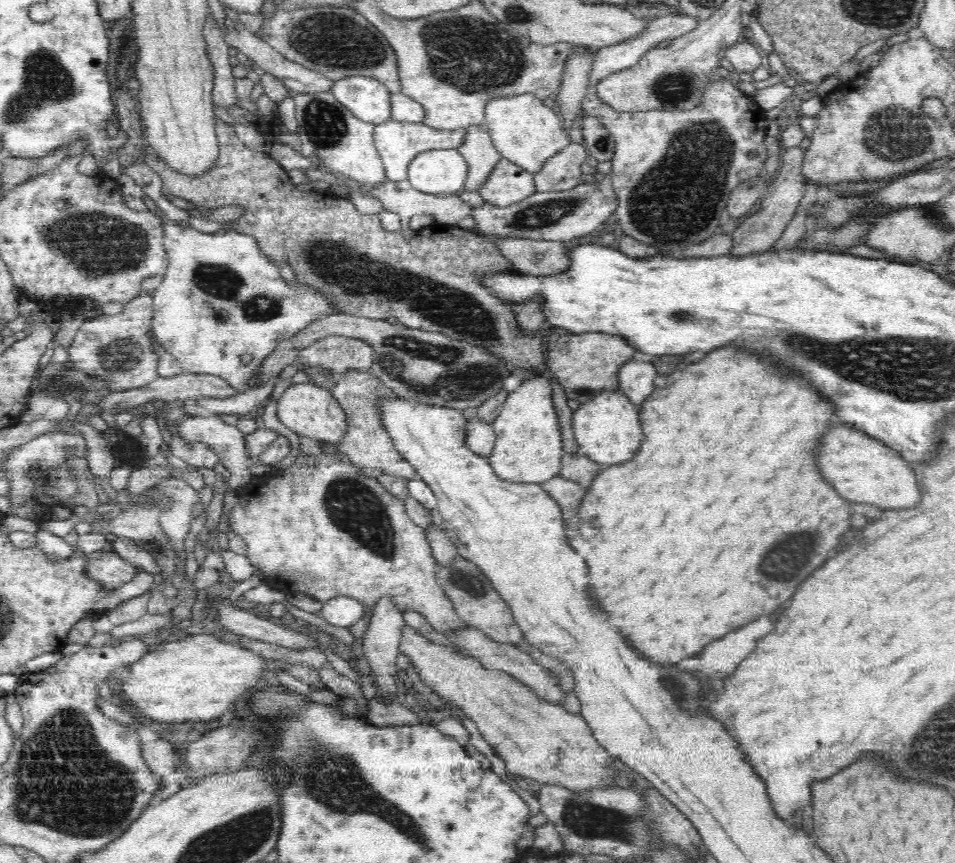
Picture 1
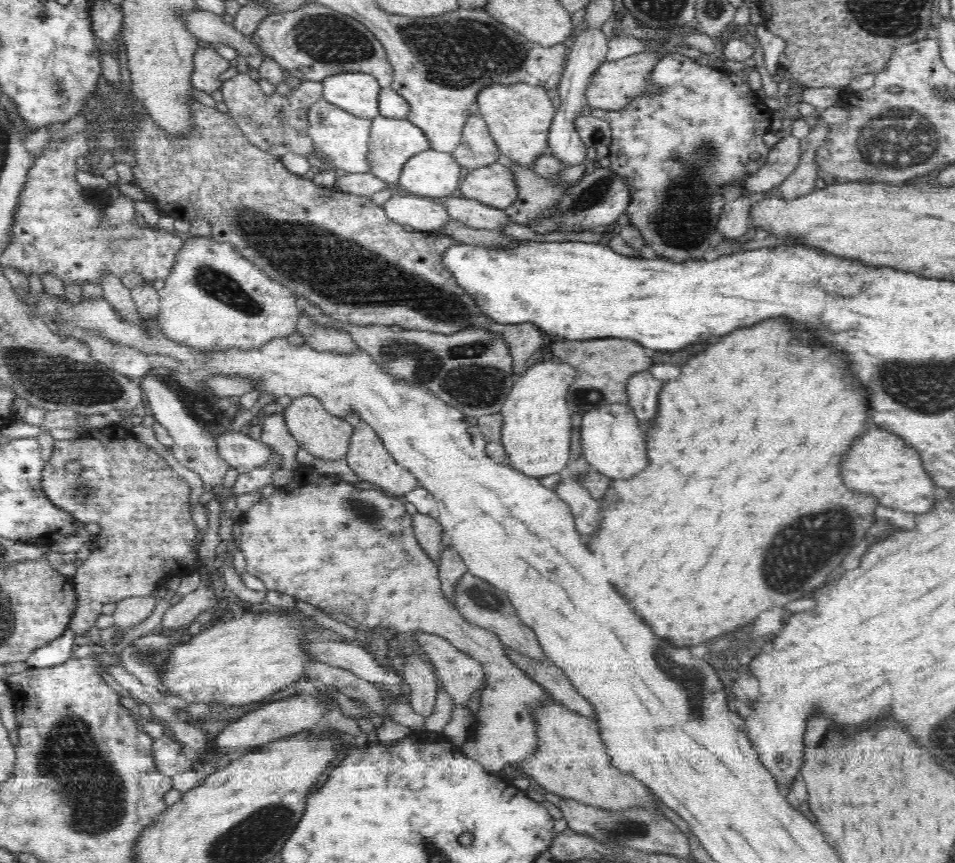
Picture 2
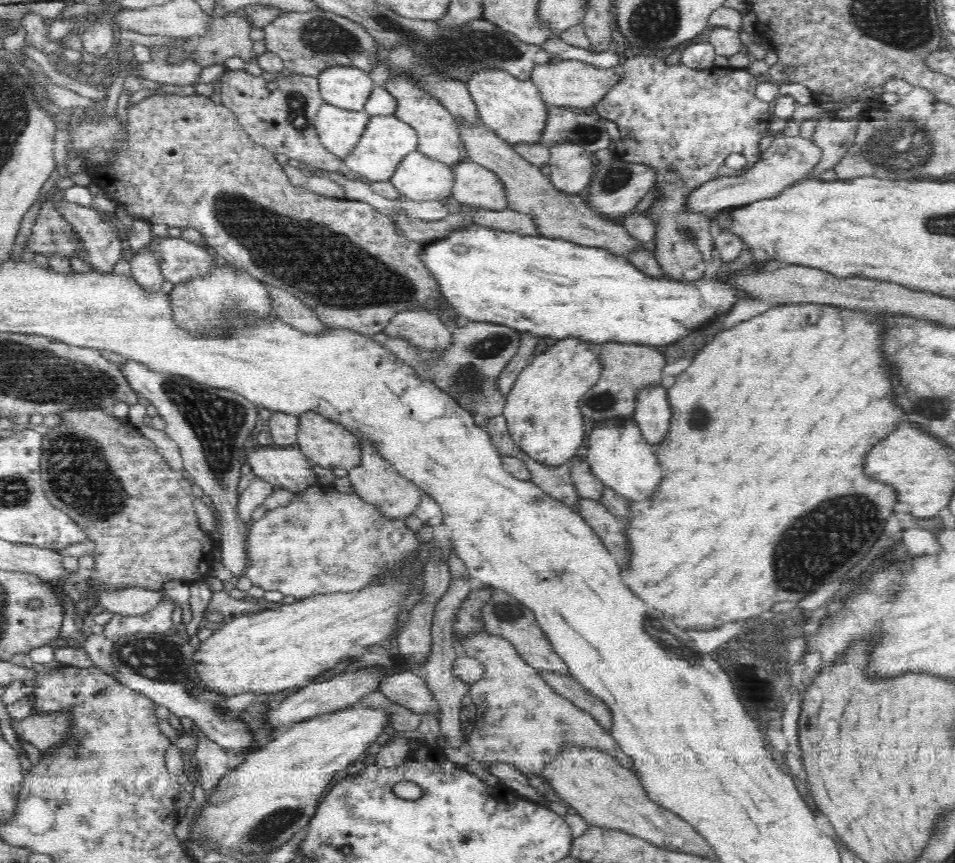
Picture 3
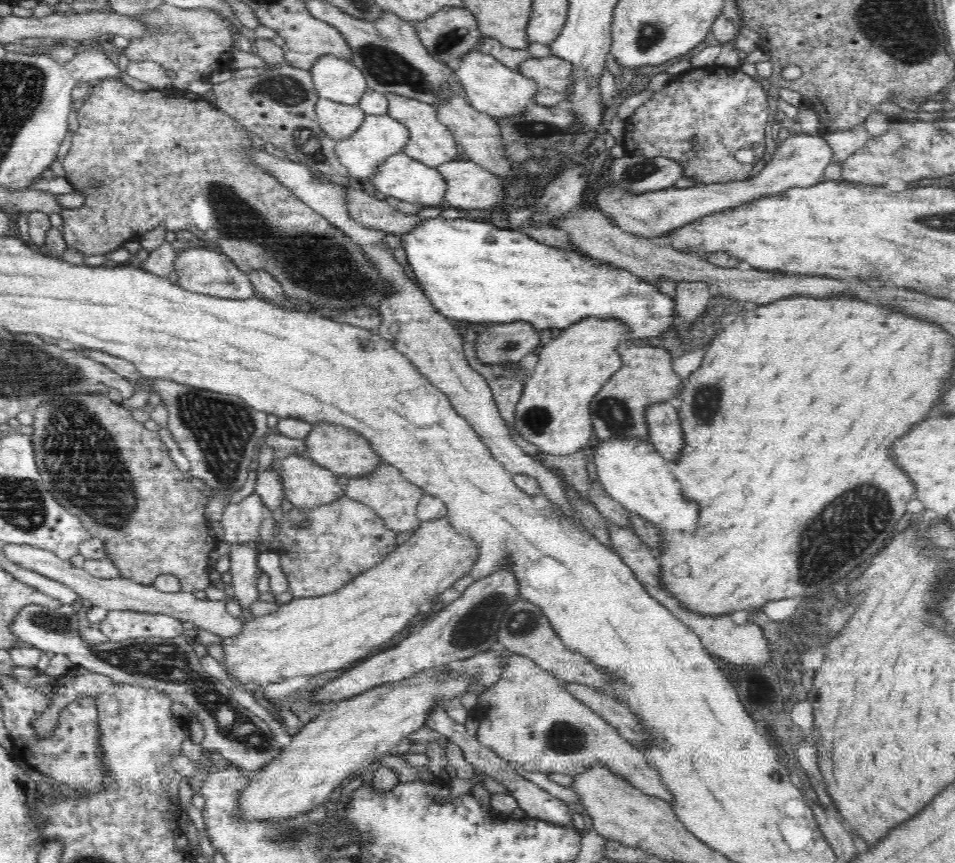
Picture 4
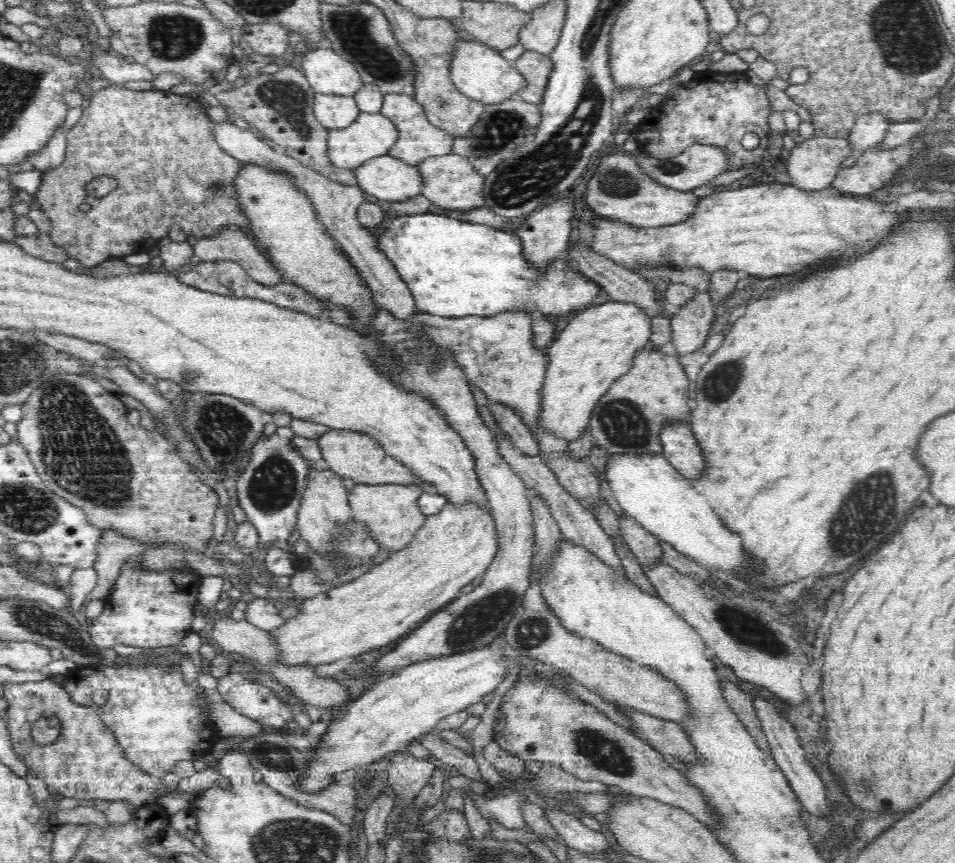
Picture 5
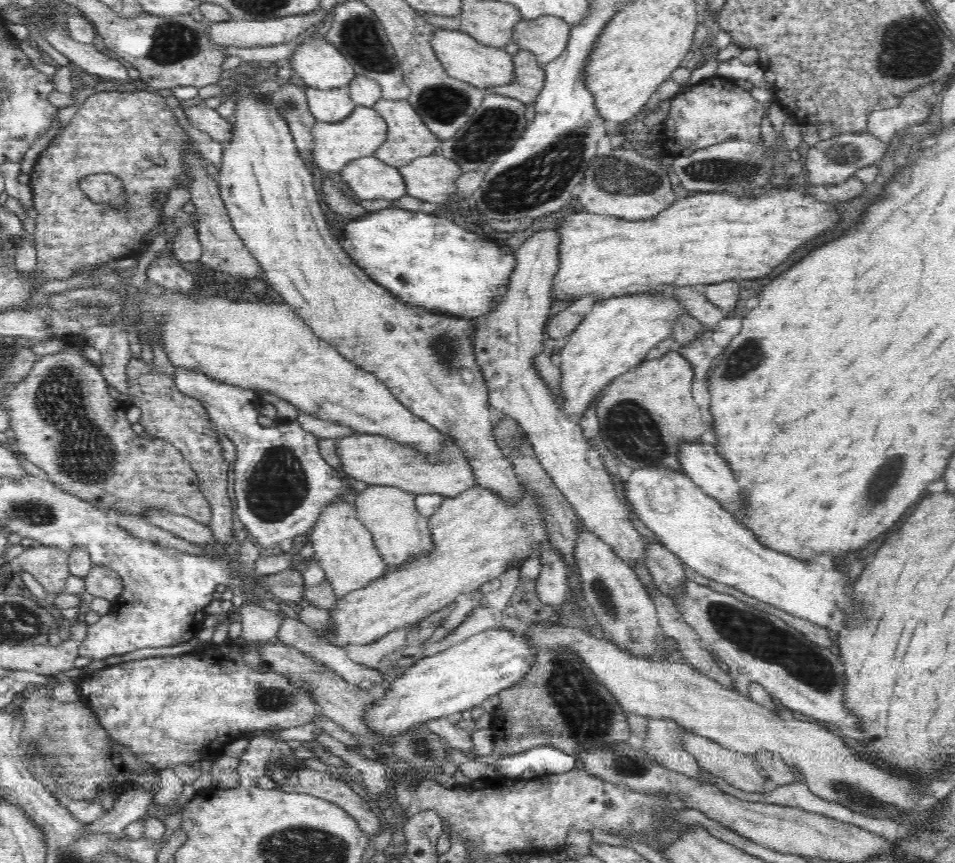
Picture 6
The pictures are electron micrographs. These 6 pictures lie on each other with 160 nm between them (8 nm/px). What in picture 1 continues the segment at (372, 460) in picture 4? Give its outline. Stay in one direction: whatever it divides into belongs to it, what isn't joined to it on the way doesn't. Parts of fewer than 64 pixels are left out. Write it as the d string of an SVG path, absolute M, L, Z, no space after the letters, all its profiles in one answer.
M297 384L288 387L277 400L277 416L284 426L297 435L318 440L322 445L335 444L346 434L347 420L344 409L329 389L316 384Z

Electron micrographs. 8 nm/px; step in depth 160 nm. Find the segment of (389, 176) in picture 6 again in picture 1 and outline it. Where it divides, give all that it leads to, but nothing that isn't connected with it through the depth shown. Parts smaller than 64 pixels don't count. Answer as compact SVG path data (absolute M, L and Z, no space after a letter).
M457 148L430 149L411 160L407 179L425 194L457 194L463 191L468 171L468 161Z

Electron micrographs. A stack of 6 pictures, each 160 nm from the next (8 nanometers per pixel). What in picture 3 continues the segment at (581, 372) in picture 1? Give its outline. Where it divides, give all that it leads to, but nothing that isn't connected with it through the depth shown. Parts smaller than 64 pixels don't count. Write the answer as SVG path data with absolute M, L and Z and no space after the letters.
M598 344L589 346L591 354L595 354L602 372L598 381L578 400L578 408L584 418L590 423L602 420L615 420L616 417L633 420L635 412L635 397L640 389L650 384L661 384L662 368L669 358L664 358L664 351L636 346L636 344Z

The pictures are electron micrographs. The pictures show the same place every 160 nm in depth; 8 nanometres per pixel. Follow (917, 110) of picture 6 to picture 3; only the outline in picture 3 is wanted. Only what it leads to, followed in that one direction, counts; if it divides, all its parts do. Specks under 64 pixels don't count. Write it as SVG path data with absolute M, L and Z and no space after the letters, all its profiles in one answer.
M825 112L818 116L816 128L810 139L822 151L822 158L818 160L814 171L810 172L805 178L818 177L828 168L834 169L834 165L842 160L847 148L854 141L857 127L856 119L838 120L832 112Z

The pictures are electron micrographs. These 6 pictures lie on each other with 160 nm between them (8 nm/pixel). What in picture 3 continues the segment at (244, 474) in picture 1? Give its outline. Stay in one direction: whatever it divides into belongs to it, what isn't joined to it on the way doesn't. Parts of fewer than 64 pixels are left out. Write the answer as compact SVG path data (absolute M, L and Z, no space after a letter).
M255 444L246 457L251 472L263 478L273 487L302 492L316 484L318 476L312 462L304 456L298 446L280 447Z

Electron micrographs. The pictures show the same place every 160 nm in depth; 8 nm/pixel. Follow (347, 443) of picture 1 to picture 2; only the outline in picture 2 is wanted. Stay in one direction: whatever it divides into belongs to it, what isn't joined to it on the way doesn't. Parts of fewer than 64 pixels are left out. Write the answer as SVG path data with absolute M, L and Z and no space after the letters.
M348 411L346 420L354 427L352 436L350 436L350 444L347 448L346 462L360 480L376 484L376 488L380 492L385 492L388 496L401 499L404 499L408 492L412 492L414 488L419 487L419 482L413 473L394 460L393 456L390 456L388 449L385 448L381 441L381 437L377 435L369 424L366 424L361 419L356 411Z

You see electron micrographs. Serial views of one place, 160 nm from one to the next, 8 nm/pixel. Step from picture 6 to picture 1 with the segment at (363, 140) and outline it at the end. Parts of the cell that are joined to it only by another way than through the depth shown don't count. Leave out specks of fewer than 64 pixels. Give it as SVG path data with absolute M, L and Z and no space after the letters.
M391 119L386 123L375 126L373 141L375 142L375 147L385 168L385 178L387 178L388 181L401 182L407 179L411 160L415 156L430 149L457 148L464 140L466 132L468 132L468 128L438 131L425 126L424 123L406 123Z

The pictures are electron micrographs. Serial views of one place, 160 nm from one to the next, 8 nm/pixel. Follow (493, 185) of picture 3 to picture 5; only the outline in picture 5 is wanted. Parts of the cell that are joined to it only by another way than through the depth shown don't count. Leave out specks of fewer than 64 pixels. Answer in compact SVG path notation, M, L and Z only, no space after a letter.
M457 154L434 157L417 165L424 173L425 192L422 194L436 206L450 210L470 210L484 207L485 177L473 167L470 159Z

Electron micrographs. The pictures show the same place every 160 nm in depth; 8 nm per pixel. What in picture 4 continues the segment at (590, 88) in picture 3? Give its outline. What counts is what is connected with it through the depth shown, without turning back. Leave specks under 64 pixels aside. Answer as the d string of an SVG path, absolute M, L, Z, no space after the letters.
M556 56L533 58L521 64L519 74L538 84L535 102L542 106L560 105L571 98L575 86L573 62Z

